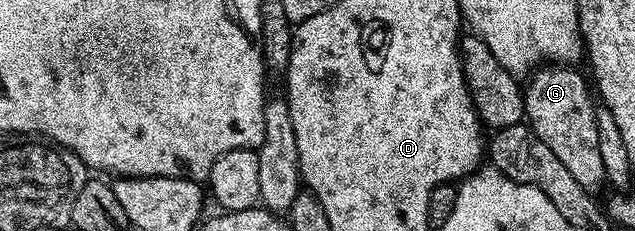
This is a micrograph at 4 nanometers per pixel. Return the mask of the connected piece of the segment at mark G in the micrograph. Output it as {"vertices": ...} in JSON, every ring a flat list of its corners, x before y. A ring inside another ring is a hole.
{"vertices":[[559,63,536,68,525,85,523,111,526,124,531,126,537,139,561,159,569,175,573,175,581,187,596,191,604,188,607,179,605,163,601,161,601,150,597,145,597,101,588,78,583,78,575,69,578,68,564,67]]}

